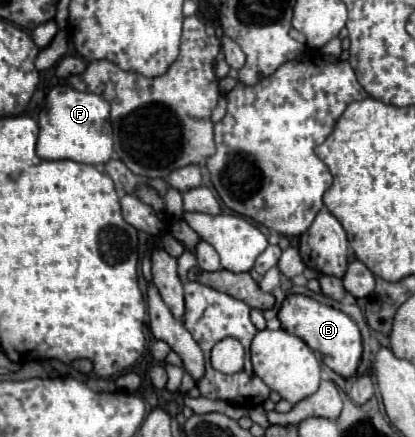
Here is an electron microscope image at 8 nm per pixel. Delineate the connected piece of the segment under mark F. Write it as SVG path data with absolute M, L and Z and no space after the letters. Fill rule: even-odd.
M56 85L40 111L40 135L36 141L36 155L42 159L70 159L78 163L98 165L112 155L112 133L108 129L110 103L96 93L82 93L68 85ZM106 127L106 133L100 129Z

